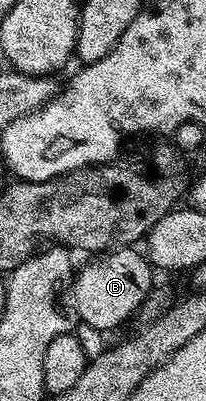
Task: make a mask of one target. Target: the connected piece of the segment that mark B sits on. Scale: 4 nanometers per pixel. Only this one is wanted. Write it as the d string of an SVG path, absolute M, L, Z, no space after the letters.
M134 246L117 247L114 251L96 254L84 267L78 268L73 280L73 302L79 322L110 333L114 327L130 320L145 301L153 286L153 268L144 252Z

